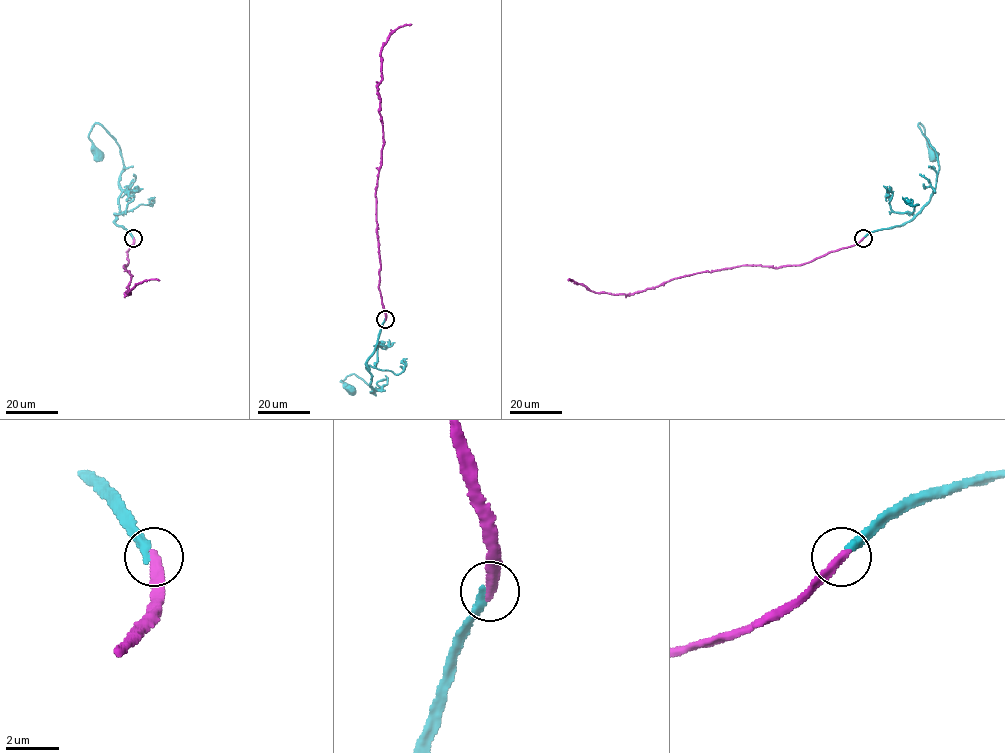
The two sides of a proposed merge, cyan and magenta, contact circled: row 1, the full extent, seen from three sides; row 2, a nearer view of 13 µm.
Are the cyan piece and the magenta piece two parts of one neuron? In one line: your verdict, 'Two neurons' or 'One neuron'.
One neuron

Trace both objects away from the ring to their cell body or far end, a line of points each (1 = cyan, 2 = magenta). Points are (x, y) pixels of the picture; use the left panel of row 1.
1: (133, 238), (115, 222), (123, 168), (120, 149), (96, 123), (88, 138), (97, 155)
2: (133, 238), (126, 252), (128, 261), (124, 265), (131, 275), (126, 294), (146, 280), (159, 280)

